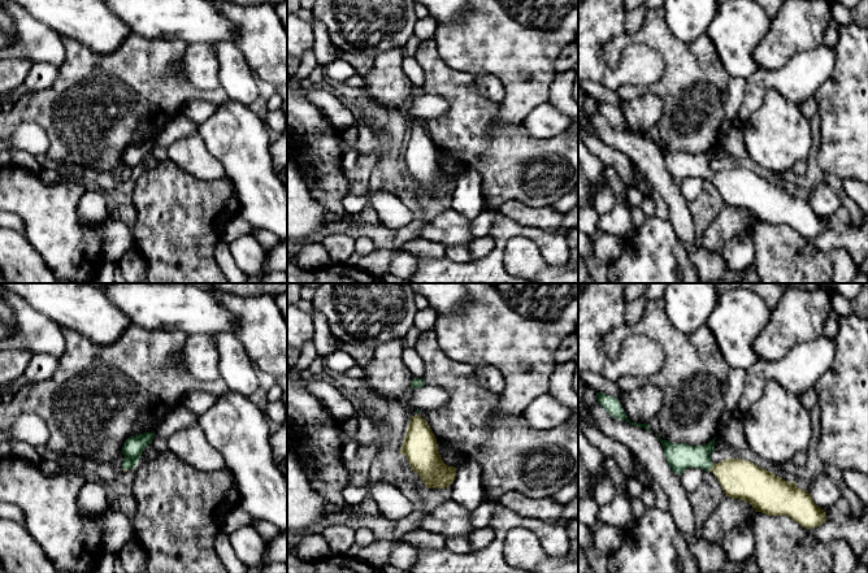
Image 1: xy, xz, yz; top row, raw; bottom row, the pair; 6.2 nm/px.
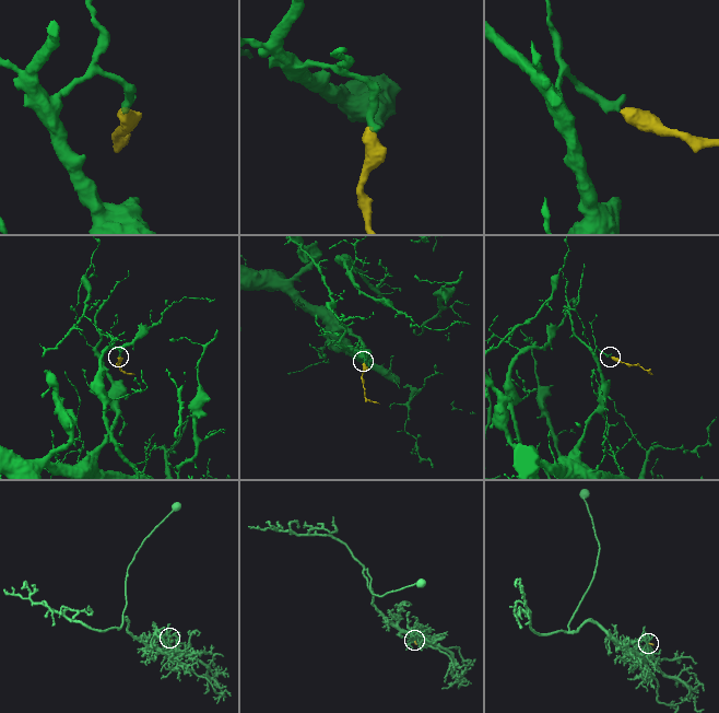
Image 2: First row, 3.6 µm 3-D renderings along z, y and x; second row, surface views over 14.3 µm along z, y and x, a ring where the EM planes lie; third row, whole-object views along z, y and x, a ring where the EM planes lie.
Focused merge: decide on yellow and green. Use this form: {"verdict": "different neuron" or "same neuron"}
{"verdict": "same neuron"}

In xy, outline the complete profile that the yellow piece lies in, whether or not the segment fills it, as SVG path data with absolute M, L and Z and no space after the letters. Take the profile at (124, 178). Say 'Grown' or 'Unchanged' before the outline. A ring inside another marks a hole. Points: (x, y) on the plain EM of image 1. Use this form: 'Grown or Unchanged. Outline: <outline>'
Grown. Outline: M144 142L126 148L121 160L125 164L122 172L123 181L136 175L144 157L152 151L153 146L155 142Z

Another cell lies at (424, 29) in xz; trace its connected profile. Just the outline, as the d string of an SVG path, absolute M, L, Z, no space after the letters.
M429 14L416 21L412 34L421 42L434 39L438 25L439 23Z

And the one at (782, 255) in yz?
M755 221L750 230L760 283L830 283L833 265L826 251L817 249L787 225Z

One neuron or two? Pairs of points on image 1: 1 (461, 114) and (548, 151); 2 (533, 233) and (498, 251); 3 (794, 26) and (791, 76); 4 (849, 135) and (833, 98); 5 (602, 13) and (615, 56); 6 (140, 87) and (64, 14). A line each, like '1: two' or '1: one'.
1: one
2: one
3: two
4: one
5: two
6: two

